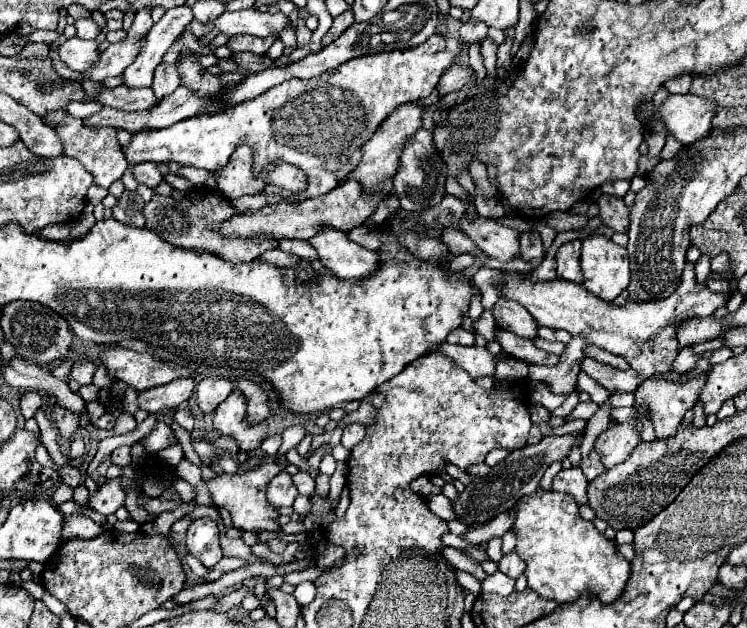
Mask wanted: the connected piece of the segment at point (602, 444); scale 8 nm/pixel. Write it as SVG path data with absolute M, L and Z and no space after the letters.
M617 424L609 426L597 440L595 440L595 450L601 454L601 460L605 462L605 468L617 466L629 458L633 448L641 442L637 430L633 424Z

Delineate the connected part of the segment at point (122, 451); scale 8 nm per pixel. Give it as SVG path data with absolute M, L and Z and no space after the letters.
M119 447L114 450L114 457L111 457L113 463L125 467L131 464L131 447Z

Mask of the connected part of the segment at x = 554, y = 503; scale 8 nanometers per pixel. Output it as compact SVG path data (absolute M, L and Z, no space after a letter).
M579 468L561 470L553 478L553 490L557 492L537 490L521 498L515 506L515 552L527 562L525 576L529 588L535 590L541 598L555 600L559 604L571 604L583 594L595 596L603 604L611 604L615 598L621 598L631 576L631 564L621 556L617 544L605 538L605 534L601 534L593 522L585 522L577 512L581 504L587 504L587 486L589 482Z

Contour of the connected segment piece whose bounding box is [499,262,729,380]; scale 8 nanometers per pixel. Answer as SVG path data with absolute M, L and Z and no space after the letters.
M685 264L683 282L665 300L657 302L627 302L625 306L613 306L611 302L601 302L601 298L589 294L583 284L565 280L533 280L531 274L523 272L501 272L499 294L503 298L521 302L541 326L563 328L571 334L585 334L589 342L605 348L611 354L623 356L635 372L645 380L657 372L669 372L673 360L677 358L677 338L675 324L691 316L709 316L719 306L727 302L729 296L713 294L707 286L699 286L695 280L694 265Z

